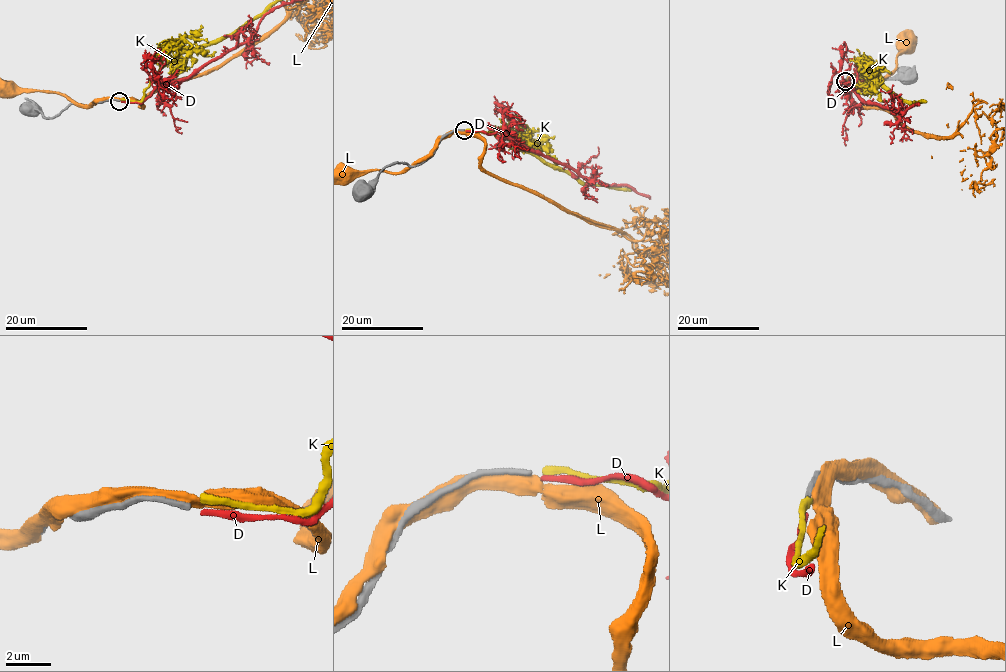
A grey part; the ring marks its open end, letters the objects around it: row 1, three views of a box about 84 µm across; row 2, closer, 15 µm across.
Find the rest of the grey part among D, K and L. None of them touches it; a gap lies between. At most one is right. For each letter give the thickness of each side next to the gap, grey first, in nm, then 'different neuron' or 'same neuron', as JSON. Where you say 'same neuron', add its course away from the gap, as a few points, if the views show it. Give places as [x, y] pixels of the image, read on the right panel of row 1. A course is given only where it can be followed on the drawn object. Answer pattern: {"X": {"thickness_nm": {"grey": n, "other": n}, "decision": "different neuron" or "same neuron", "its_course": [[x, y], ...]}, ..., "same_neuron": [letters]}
{"D": {"thickness_nm": {"grey": 240, "other": 240}, "decision": "different neuron"}, "K": {"thickness_nm": {"grey": 240, "other": 360}, "decision": "different neuron"}, "L": {"thickness_nm": {"grey": 240, "other": 480}, "decision": "different neuron"}, "same_neuron": []}

